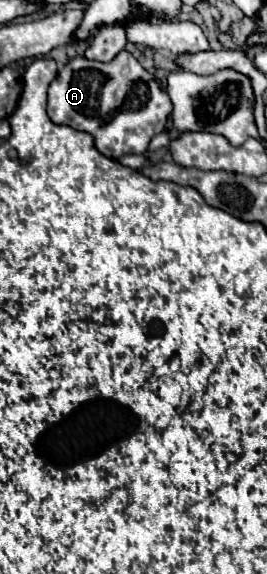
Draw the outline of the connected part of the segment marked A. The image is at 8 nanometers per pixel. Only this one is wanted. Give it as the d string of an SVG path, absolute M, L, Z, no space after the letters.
M127 50L119 52L107 64L75 56L59 70L49 86L49 118L55 124L67 124L91 134L97 150L115 160L125 154L143 154L151 138L165 130L169 112L171 98L167 90Z

